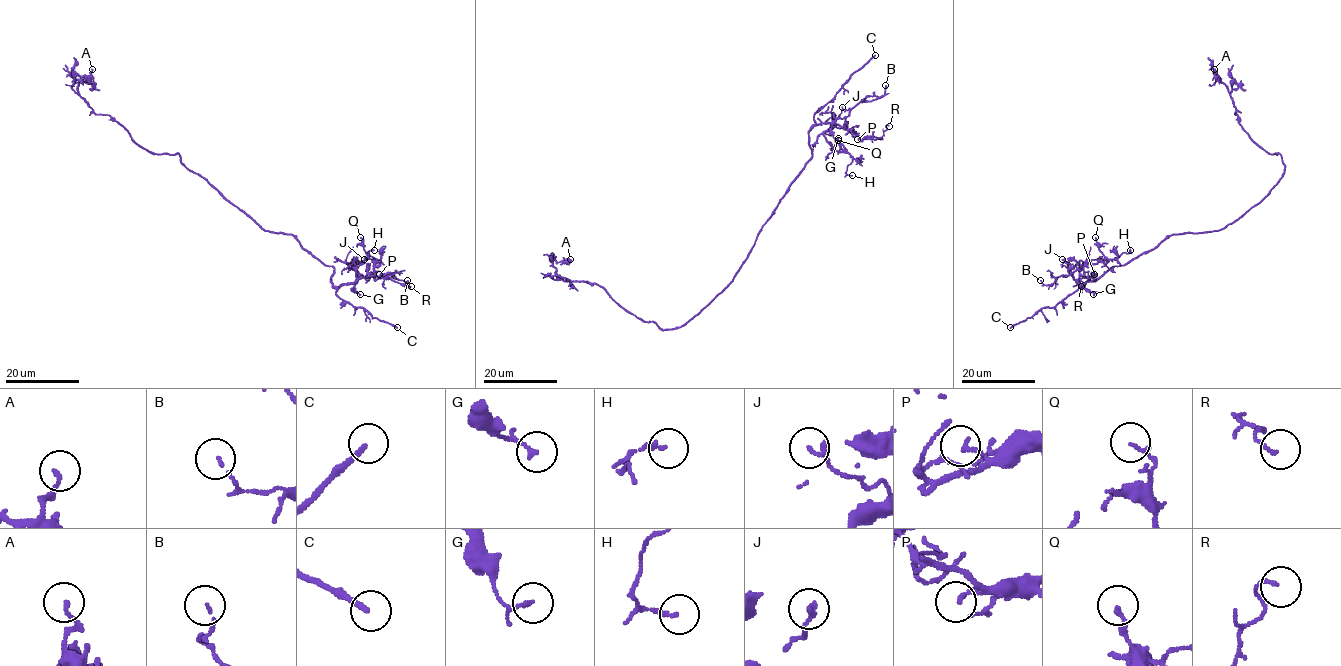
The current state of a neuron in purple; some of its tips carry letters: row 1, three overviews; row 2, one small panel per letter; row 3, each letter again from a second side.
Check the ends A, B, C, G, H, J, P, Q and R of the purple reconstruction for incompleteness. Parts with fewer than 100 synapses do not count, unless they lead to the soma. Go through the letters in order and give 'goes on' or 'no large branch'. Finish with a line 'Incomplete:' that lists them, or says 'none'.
A: no large branch
B: no large branch
C: goes on
G: no large branch
H: no large branch
J: no large branch
P: no large branch
Q: no large branch
R: no large branch
Incomplete: C

